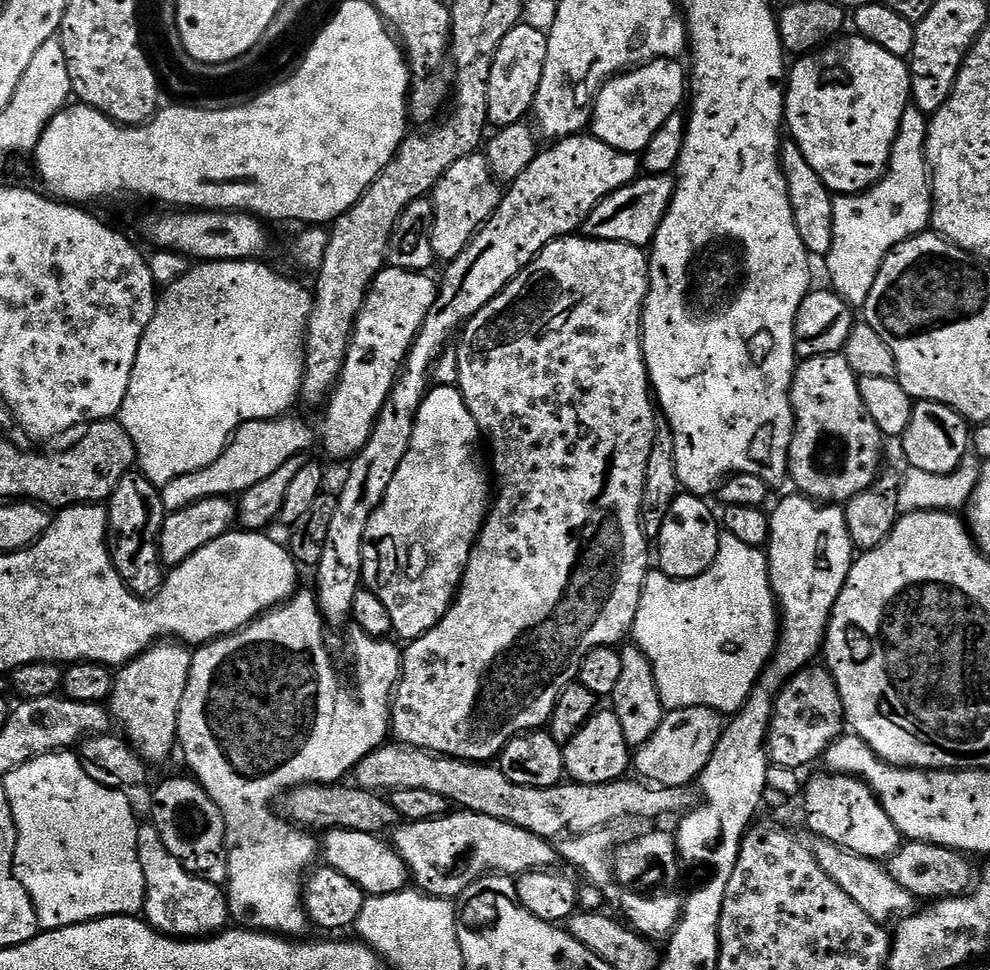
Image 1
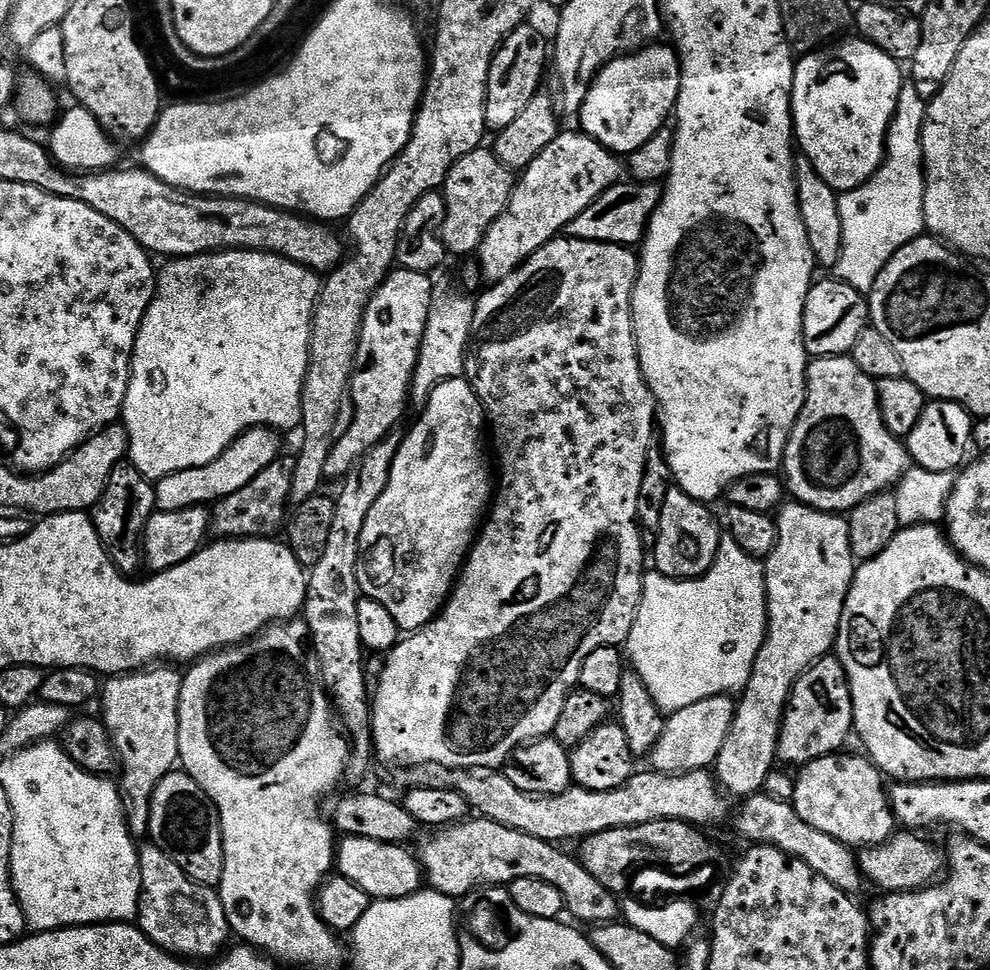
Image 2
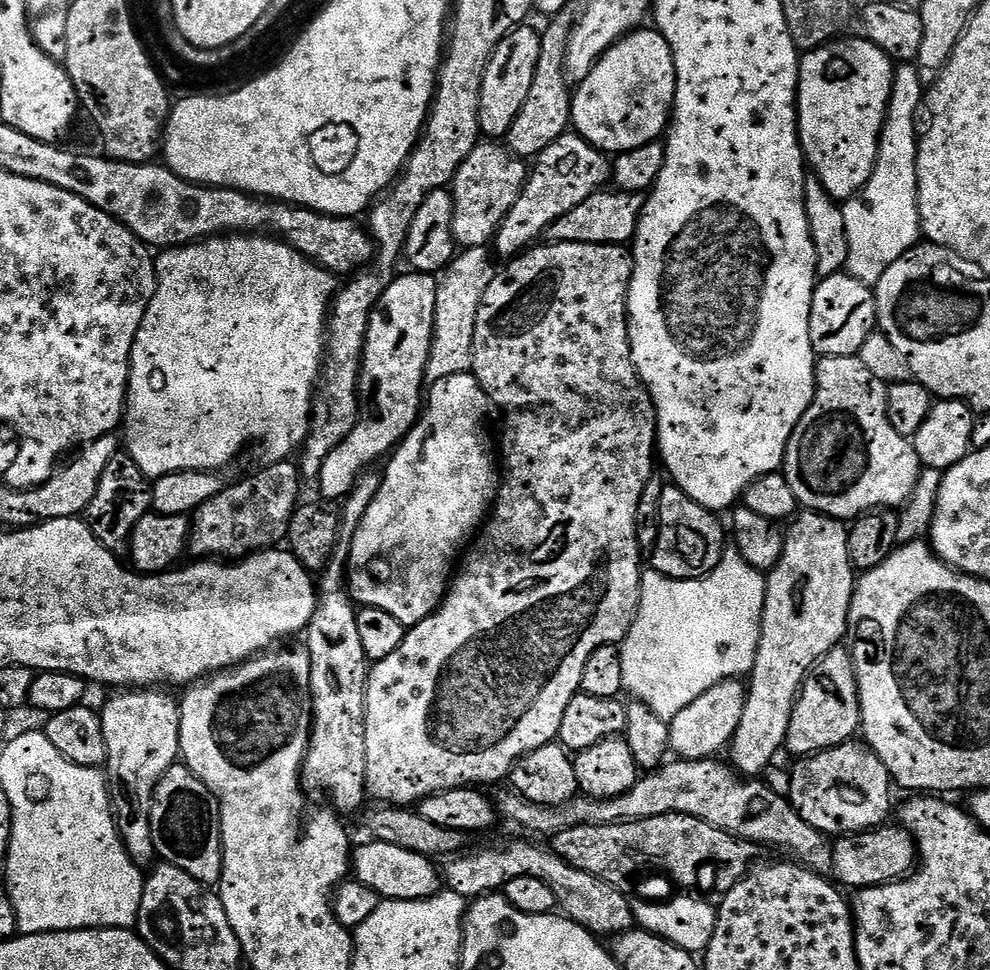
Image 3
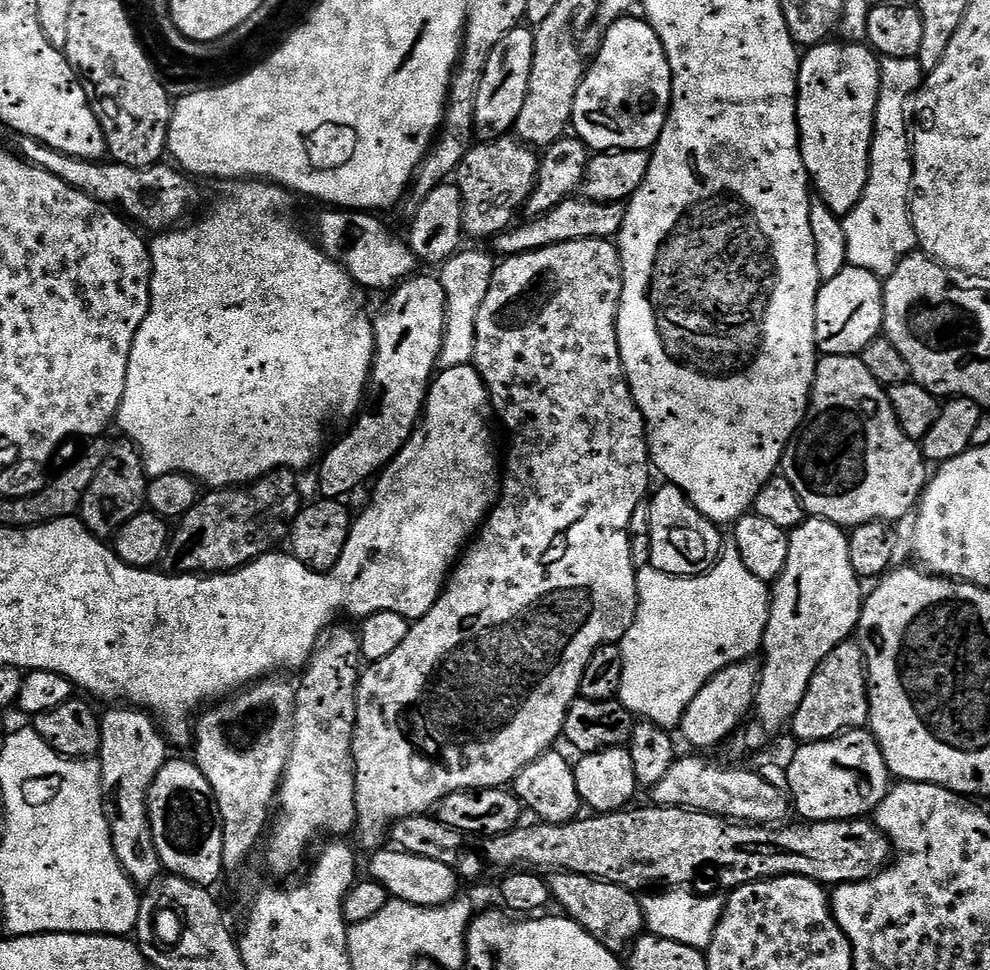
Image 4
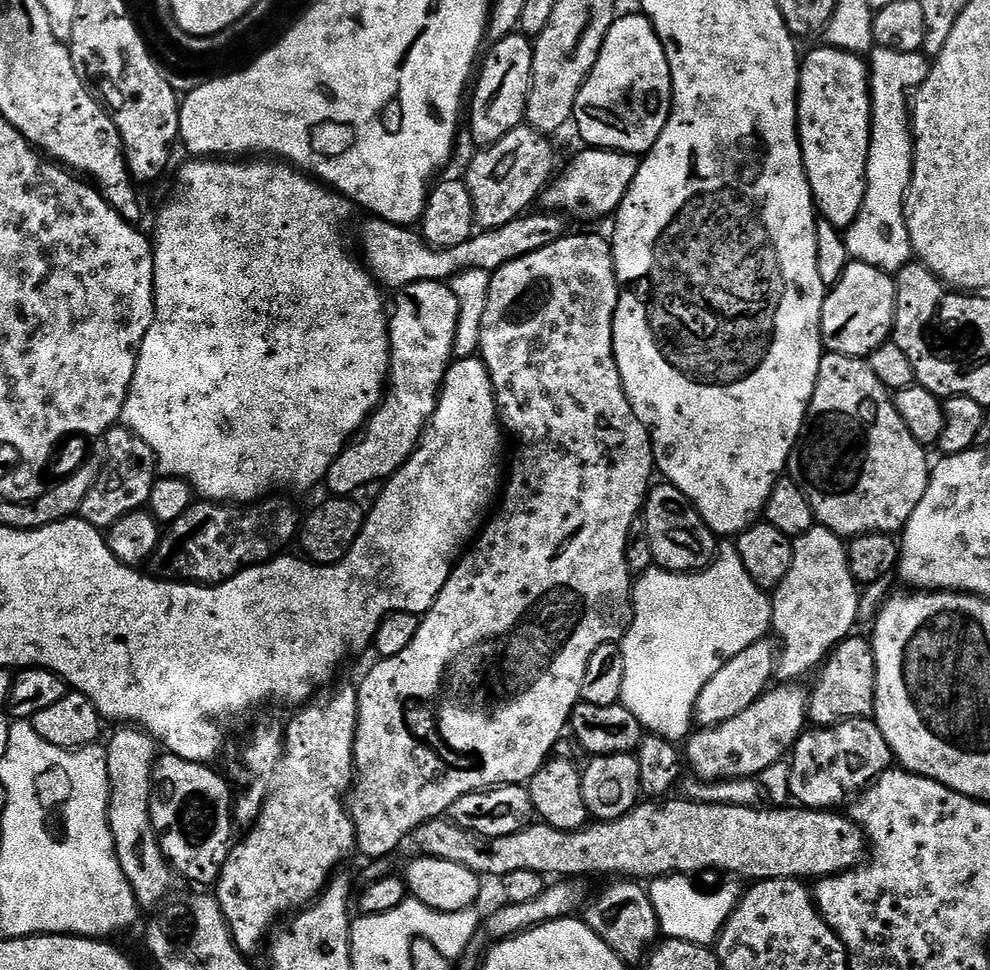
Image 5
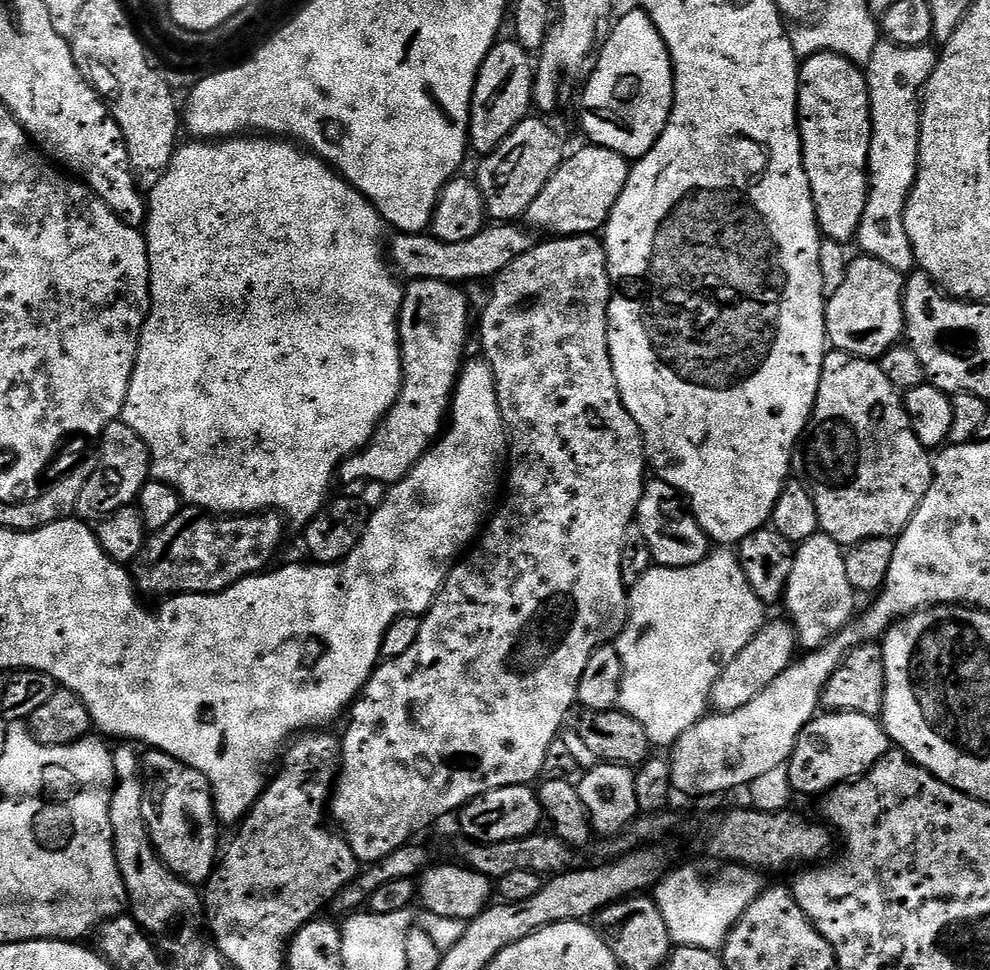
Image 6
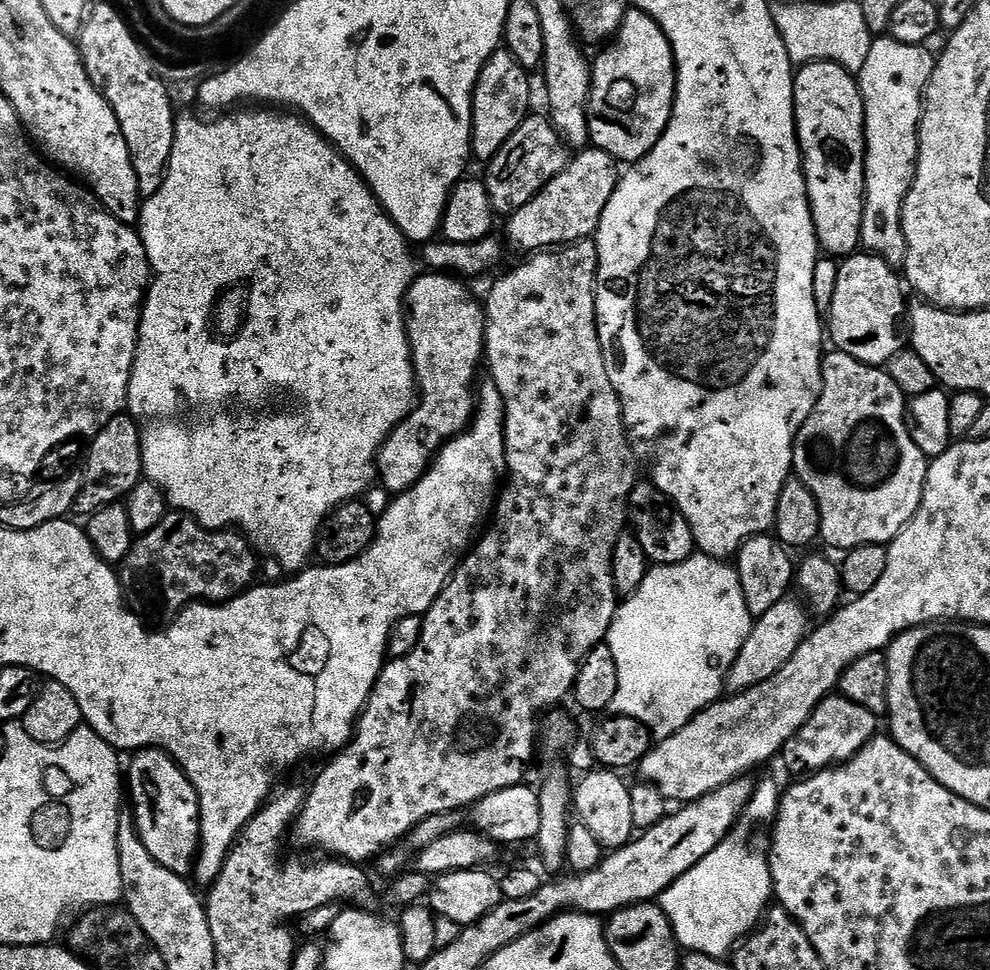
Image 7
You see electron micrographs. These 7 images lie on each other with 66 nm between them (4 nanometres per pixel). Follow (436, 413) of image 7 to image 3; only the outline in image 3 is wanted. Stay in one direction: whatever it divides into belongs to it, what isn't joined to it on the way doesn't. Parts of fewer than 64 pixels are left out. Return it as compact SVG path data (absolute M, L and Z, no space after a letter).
M415 270L409 273L409 276L397 275L368 319L364 356L360 359L360 415L354 430L350 430L350 434L322 466L318 484L324 487L325 501L343 501L361 472L375 465L372 464L375 460L383 461L389 453L399 448L420 418L427 360L430 358L432 335L435 334L438 280L432 274Z

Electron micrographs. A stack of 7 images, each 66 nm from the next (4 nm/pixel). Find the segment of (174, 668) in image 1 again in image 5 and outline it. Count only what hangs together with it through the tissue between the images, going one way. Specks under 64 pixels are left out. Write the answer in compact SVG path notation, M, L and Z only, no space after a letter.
M120 726L106 743L108 758L108 821L110 834L114 838L114 850L118 858L118 866L122 874L126 874L126 882L130 882L130 890L134 890L134 898L141 909L152 908L172 888L174 873L168 867L168 859L162 854L156 831L150 818L150 798L152 797L152 769L158 759L158 744L139 726Z

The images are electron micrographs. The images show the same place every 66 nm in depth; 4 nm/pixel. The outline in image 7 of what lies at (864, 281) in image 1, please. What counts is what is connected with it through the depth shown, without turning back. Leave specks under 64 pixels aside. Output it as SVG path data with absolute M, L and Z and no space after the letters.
M887 34L873 39L870 54L858 74L864 103L864 213L861 245L871 255L882 257L887 264L903 265L908 247L902 230L902 206L916 177L916 160L920 156L920 118L924 115L924 87L932 77L936 56L923 44L898 42Z

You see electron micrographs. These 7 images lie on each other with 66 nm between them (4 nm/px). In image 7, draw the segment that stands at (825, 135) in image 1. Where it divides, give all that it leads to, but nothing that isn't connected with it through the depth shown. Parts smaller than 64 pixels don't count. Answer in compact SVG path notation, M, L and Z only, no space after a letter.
M828 60L803 65L794 79L796 136L804 157L816 243L829 257L847 258L861 247L864 213L864 103L860 85L853 73Z

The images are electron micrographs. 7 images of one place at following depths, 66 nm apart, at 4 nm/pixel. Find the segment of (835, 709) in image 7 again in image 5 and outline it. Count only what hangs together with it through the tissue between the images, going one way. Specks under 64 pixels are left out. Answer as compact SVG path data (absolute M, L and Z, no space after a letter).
M875 719L844 720L830 728L813 727L800 733L796 745L790 749L790 797L797 805L817 810L832 810L844 799L855 797L876 781L893 763L892 751L888 749L886 738L877 726Z

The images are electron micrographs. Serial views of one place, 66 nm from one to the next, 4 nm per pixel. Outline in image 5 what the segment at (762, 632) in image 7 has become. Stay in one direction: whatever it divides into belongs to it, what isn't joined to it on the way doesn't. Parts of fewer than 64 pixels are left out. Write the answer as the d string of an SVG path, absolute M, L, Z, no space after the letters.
M765 638L754 642L742 654L730 658L706 686L702 686L702 694L698 694L698 702L694 713L694 720L700 728L717 728L724 722L730 722L730 718L738 718L742 710L746 710L759 696L764 695L773 683L776 675L777 649L772 648L773 641Z

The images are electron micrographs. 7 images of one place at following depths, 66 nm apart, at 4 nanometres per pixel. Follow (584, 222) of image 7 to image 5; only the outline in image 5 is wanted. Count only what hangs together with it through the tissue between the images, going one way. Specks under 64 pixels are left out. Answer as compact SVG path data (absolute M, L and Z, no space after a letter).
M589 147L588 152L580 152L572 160L572 165L555 179L542 193L542 204L549 212L573 216L576 220L600 220L603 216L611 217L619 208L622 198L626 198L626 190L634 182L634 174L638 174L641 157L631 152L609 152L607 148Z

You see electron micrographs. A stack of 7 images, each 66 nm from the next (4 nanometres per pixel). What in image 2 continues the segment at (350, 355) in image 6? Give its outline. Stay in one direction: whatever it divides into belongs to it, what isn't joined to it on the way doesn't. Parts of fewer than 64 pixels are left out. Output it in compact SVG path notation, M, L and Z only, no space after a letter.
M230 248L226 252L207 252L201 256L181 256L167 261L156 277L156 294L146 310L146 318L138 330L136 345L132 351L132 377L124 399L122 423L128 431L127 459L147 480L157 481L178 470L190 470L194 466L206 466L214 462L243 432L250 428L292 428L300 424L300 403L304 379L310 358L312 319L320 300L322 280L311 268L303 268L293 260L275 256L269 252L243 252Z

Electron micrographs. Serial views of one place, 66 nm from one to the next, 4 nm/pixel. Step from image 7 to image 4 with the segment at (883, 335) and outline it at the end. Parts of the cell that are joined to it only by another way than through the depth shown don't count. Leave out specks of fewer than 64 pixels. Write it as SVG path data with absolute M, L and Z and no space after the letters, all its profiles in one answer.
M846 267L823 281L816 299L816 347L826 356L859 356L884 330L884 285L870 270Z

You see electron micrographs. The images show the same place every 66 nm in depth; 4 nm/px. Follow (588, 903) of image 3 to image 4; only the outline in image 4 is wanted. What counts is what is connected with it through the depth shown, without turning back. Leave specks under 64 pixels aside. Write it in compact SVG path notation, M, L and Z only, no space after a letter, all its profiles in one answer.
M552 872L547 877L547 882L548 889L552 892L552 900L564 907L563 915L575 924L581 924L611 952L620 954L631 949L645 931L641 897L633 889L605 880L595 880L593 876L579 876L573 872Z

